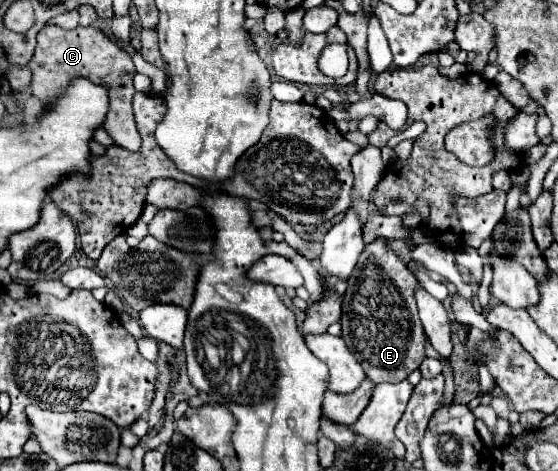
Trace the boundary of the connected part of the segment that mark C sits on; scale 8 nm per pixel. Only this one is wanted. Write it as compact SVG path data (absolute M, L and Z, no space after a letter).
M45 25L37 35L37 49L33 59L29 61L29 69L33 71L33 95L41 101L53 101L53 97L57 97L57 93L61 93L73 77L89 77L97 85L105 85L111 95L111 107L103 129L123 149L137 151L141 147L141 137L135 127L135 117L131 109L131 99L135 93L133 77L137 71L131 55L119 43L111 41L103 31L93 27L77 27L67 31L55 25Z

